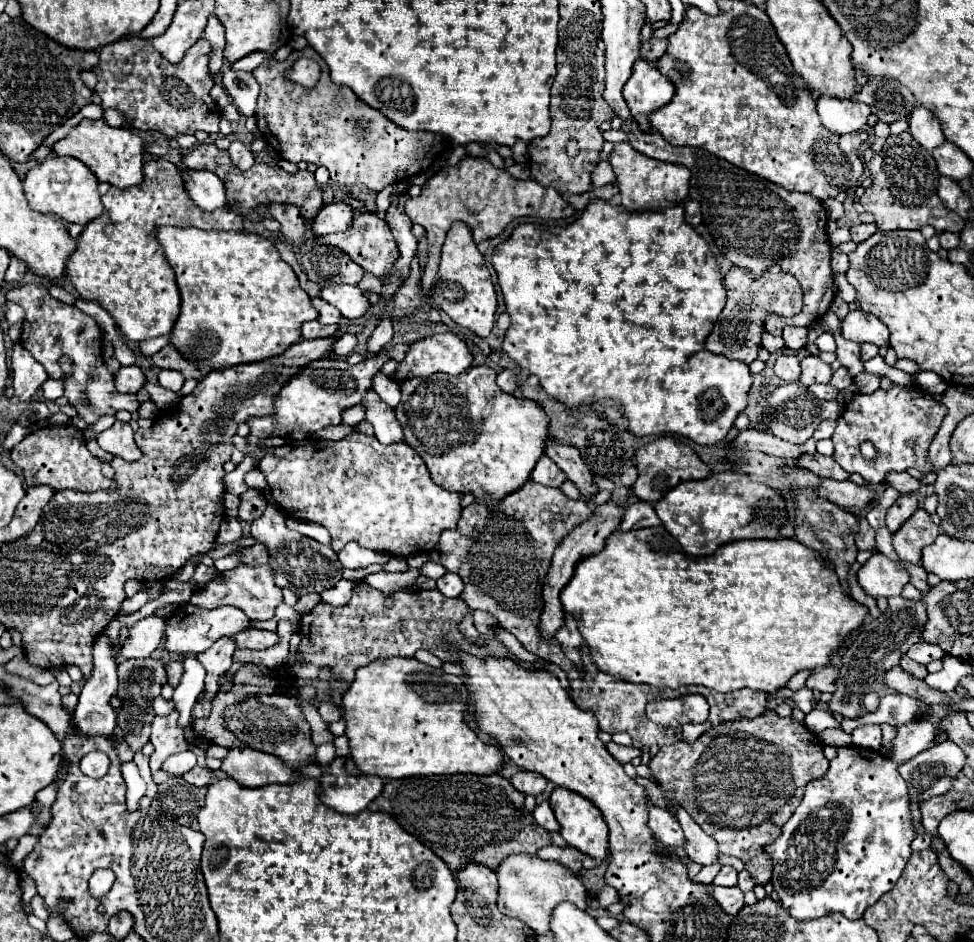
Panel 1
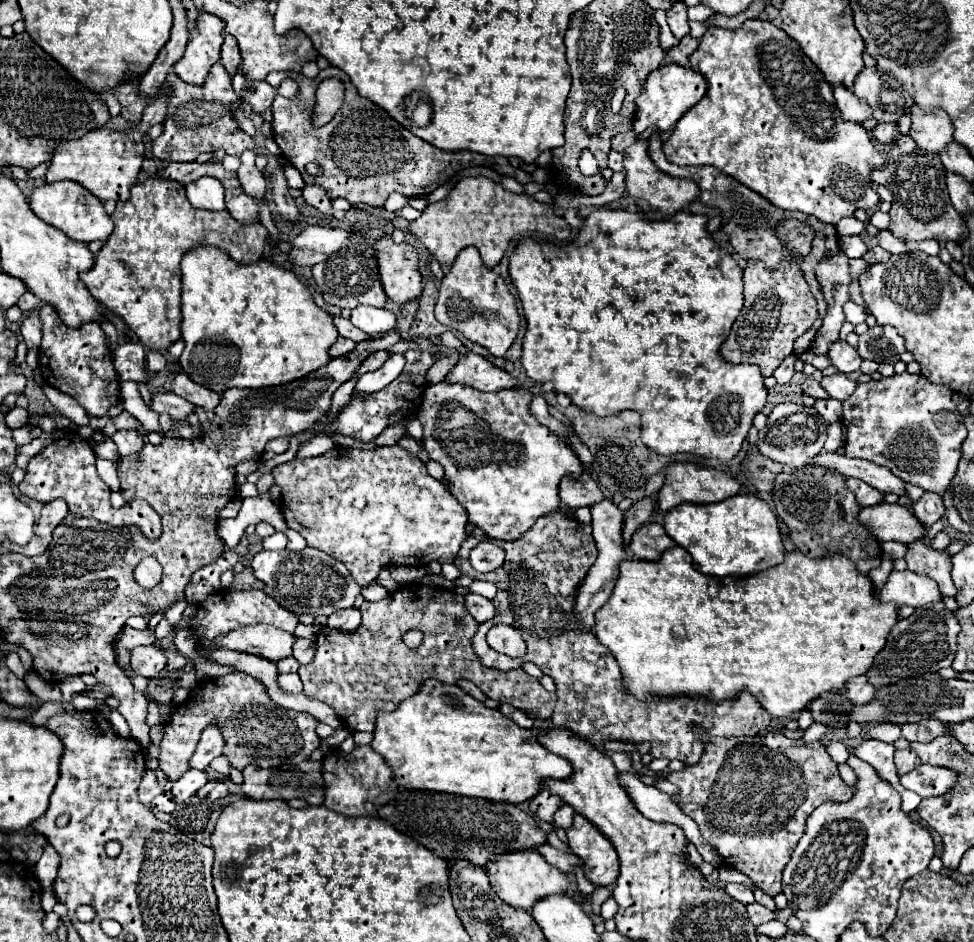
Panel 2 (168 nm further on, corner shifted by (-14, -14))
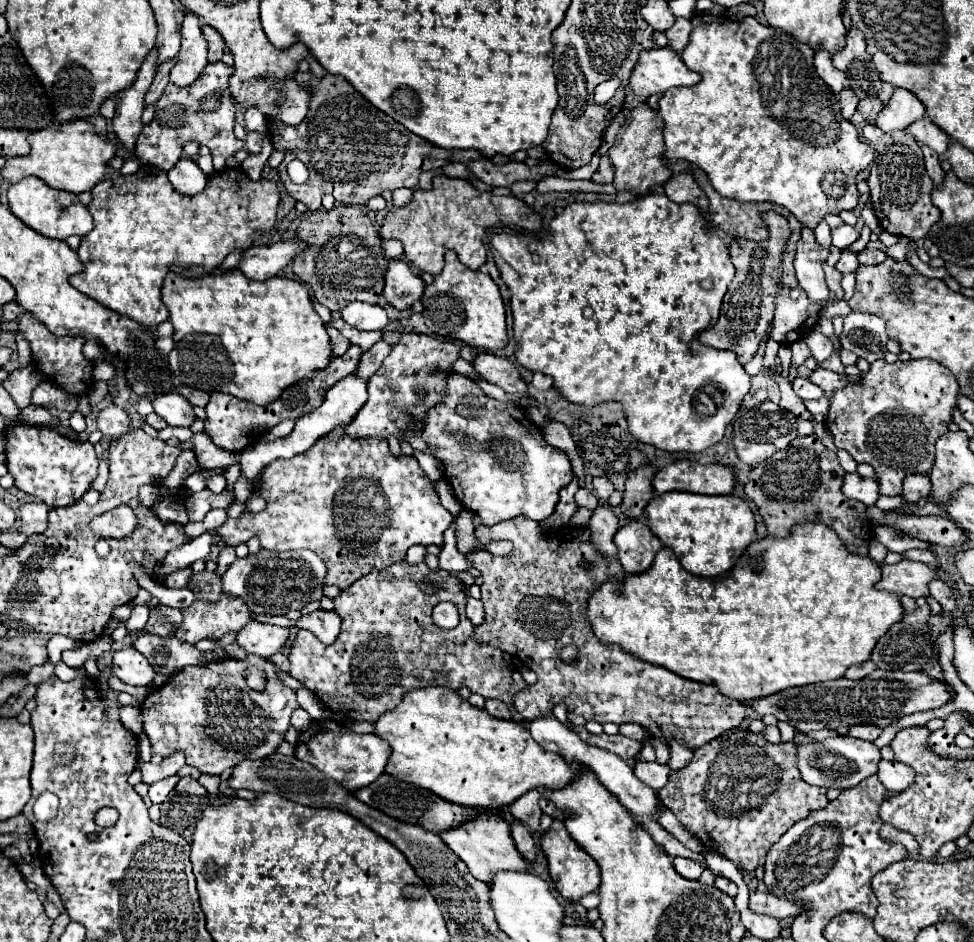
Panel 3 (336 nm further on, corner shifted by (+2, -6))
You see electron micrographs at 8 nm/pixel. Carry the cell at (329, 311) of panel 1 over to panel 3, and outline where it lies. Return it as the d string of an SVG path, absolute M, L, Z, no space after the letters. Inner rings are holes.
M338 318L338 320L332 320L332 324L352 342L352 344L356 344L356 346L360 346L364 352L366 350L370 350L378 340L382 340L384 338L384 332L360 332L360 330L356 330L356 328L352 328L352 326L348 326L348 324L344 324L344 320L342 318Z

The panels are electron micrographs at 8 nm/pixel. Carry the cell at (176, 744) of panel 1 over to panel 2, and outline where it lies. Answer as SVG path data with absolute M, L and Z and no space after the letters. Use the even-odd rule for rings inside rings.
M234 672L224 678L198 684L190 692L188 700L174 710L172 722L164 726L164 738L160 744L160 770L168 776L168 780L176 782L186 772L198 738L206 724L212 720L222 726L222 734L226 740L224 756L238 770L248 764L264 768L300 764L302 760L308 760L322 742L316 734L316 720L310 714L276 706L258 680L244 672Z

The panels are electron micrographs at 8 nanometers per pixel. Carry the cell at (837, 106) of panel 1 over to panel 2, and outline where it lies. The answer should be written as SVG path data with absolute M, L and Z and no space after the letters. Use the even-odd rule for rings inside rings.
M836 86L834 98L836 98L836 106L842 114L842 120L862 124L864 120L872 118L872 108L864 100L856 98L856 94L852 90L844 90L844 88Z

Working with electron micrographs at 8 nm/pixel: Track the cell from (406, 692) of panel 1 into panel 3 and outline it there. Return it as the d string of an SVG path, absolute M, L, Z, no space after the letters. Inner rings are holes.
M440 686L408 692L396 710L380 716L380 720L374 724L374 732L392 746L392 756L386 766L390 776L426 788L448 802L468 808L502 808L518 800L528 790L560 790L574 780L572 766L560 754L540 748L524 724L498 720L486 710L474 708L466 700L460 700L458 692Z

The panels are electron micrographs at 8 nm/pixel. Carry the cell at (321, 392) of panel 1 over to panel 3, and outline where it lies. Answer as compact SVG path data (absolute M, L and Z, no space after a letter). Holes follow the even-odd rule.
M402 334L400 342L392 346L392 352L380 366L380 370L368 380L368 402L356 414L356 420L346 426L346 432L352 438L362 436L398 436L408 440L404 432L414 430L422 432L426 422L426 412L444 402L446 396L446 378L454 374L454 362L460 358L460 344L450 340L440 340L426 334ZM424 386L428 396L422 400L414 388Z

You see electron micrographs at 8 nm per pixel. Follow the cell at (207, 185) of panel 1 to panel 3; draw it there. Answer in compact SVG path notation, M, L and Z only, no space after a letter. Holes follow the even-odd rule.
M180 158L176 166L168 172L168 180L174 186L176 192L180 194L198 194L204 190L208 178L206 174L198 168L198 164L190 158Z

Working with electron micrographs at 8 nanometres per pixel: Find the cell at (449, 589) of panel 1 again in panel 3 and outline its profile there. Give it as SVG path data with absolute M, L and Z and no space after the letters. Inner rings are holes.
M468 598L466 616L470 618L470 622L472 622L474 626L480 626L480 624L484 622L484 608L482 608L482 602L480 602L480 600L474 600L474 598Z

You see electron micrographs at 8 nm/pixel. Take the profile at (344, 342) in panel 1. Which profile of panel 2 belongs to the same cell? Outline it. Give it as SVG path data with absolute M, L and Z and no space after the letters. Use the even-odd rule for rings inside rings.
M382 350L382 352L374 352L372 356L368 356L368 358L358 366L356 374L358 374L358 376L362 376L362 374L366 374L366 372L372 372L372 370L380 368L380 366L384 364L384 360L386 360L386 358L388 358L388 352L386 352L386 350Z

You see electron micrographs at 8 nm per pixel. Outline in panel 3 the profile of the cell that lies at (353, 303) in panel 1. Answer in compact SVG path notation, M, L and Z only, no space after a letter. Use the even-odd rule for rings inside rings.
M364 302L348 304L342 310L342 320L358 330L384 330L384 326L388 324L388 316L382 306L372 306Z

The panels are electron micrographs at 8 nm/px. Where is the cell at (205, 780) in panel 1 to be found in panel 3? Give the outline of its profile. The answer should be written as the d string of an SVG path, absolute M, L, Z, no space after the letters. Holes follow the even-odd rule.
M182 778L176 786L176 792L180 794L188 794L188 796L206 796L206 788L198 782L198 780L192 780L192 778Z

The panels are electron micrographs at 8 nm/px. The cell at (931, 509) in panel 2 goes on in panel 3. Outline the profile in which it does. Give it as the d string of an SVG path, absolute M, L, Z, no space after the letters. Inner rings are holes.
M912 474L904 478L902 484L902 498L910 504L916 504L920 498L928 498L930 494L930 478L928 474Z

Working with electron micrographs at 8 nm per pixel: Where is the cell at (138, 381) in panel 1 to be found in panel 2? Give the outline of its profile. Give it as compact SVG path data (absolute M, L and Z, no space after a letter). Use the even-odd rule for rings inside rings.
M158 392L158 394L154 394L148 408L158 412L158 414L166 412L166 414L170 414L172 420L184 420L186 414L194 412L194 406L188 400L176 396L174 392Z

